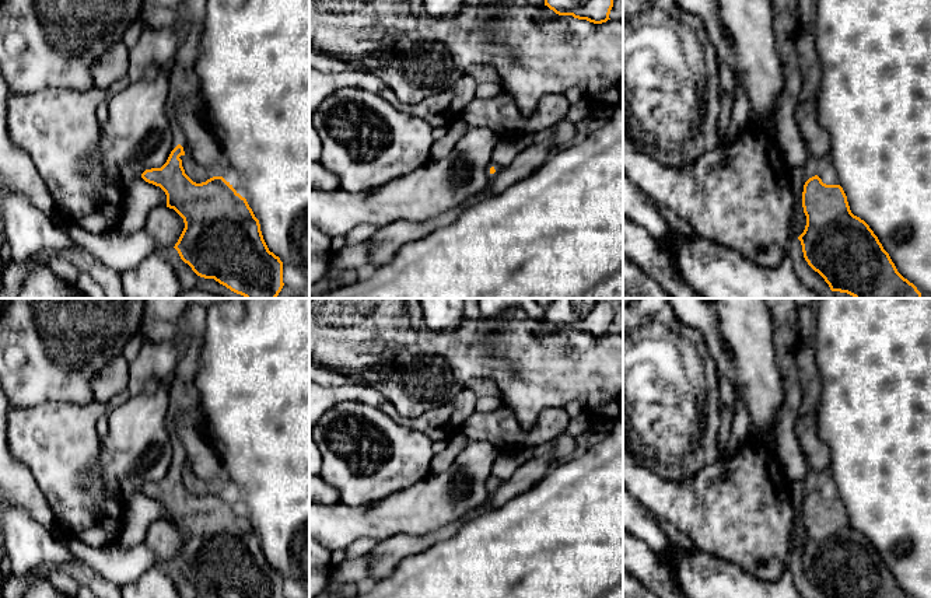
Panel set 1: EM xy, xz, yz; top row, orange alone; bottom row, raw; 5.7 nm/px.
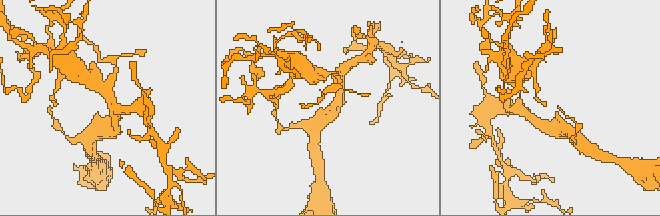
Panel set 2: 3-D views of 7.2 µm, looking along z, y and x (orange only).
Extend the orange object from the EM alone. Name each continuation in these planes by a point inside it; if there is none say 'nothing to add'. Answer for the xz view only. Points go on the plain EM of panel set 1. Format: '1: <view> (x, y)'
1: xz (496, 479)

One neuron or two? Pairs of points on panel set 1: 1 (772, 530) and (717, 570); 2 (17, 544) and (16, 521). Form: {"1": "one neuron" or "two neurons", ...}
{"1": "two neurons", "2": "one neuron"}

